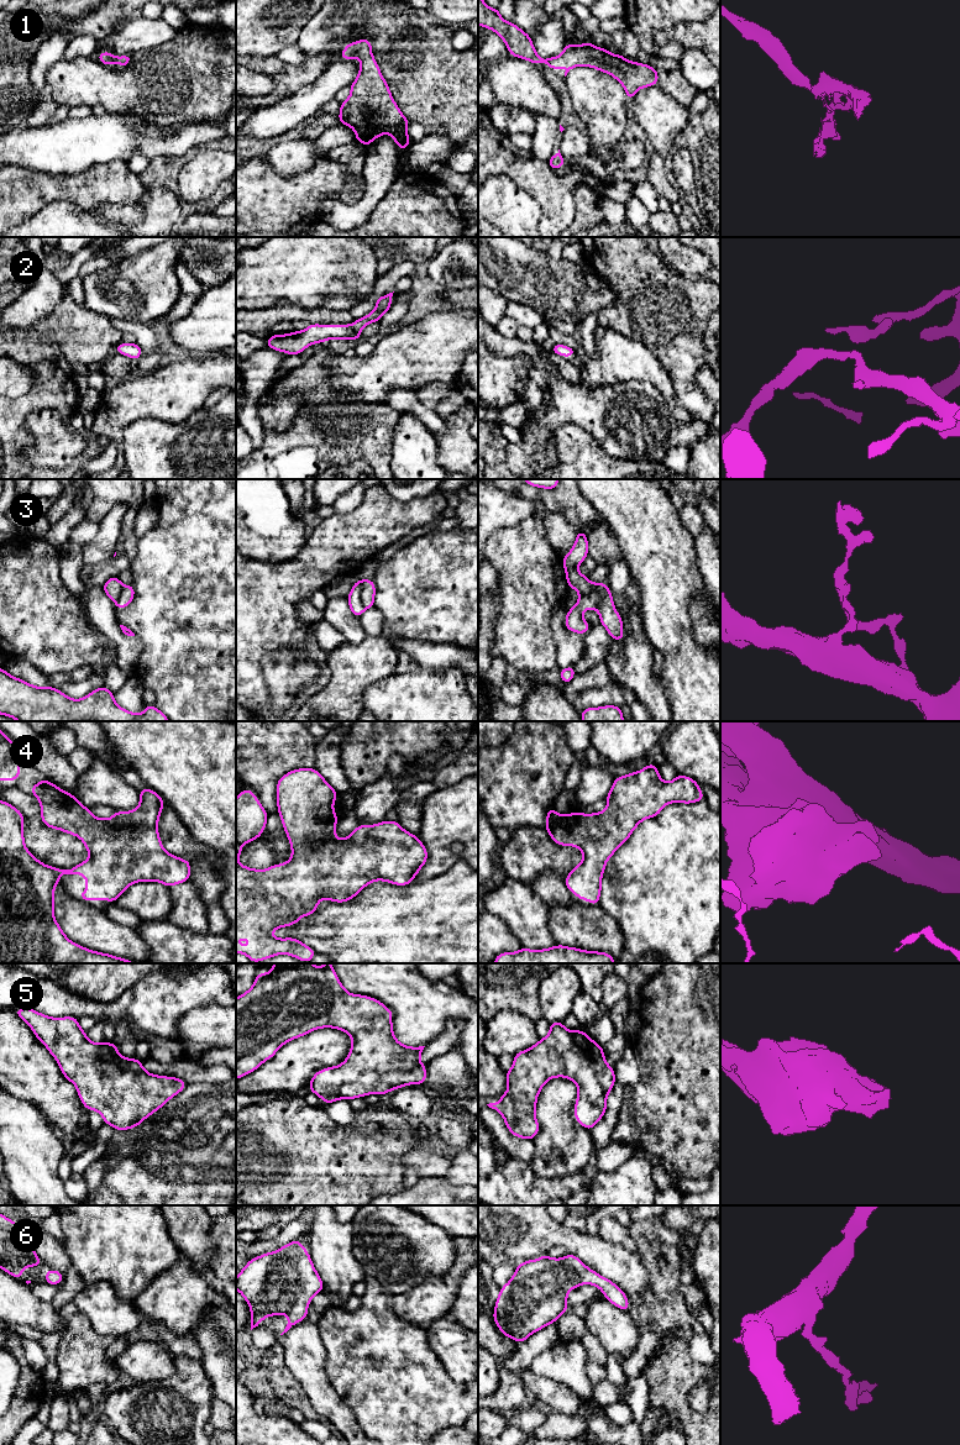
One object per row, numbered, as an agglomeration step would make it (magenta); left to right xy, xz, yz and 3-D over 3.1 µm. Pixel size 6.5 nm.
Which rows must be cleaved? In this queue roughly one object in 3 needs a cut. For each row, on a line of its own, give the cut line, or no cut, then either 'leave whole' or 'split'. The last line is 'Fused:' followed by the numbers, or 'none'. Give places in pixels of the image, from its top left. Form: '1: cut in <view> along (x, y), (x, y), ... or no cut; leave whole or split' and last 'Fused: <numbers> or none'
1: no cut; leave whole
2: no cut; leave whole
3: cut in xz along (360, 581), (360, 599), (365, 609); split
4: no cut; leave whole
5: no cut; leave whole
6: no cut; leave whole
Fused: 3

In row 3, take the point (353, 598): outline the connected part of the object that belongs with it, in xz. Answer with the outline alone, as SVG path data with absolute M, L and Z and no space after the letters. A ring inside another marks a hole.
M358 579L353 584L347 597L347 601L348 601L352 614L357 618L360 618L363 614L363 611L366 610L361 600L361 579Z

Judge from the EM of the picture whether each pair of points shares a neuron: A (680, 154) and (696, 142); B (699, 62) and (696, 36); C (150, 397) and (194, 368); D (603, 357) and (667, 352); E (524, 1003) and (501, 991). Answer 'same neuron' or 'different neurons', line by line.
A: different neurons
B: different neurons
C: same neuron
D: different neurons
E: same neuron

